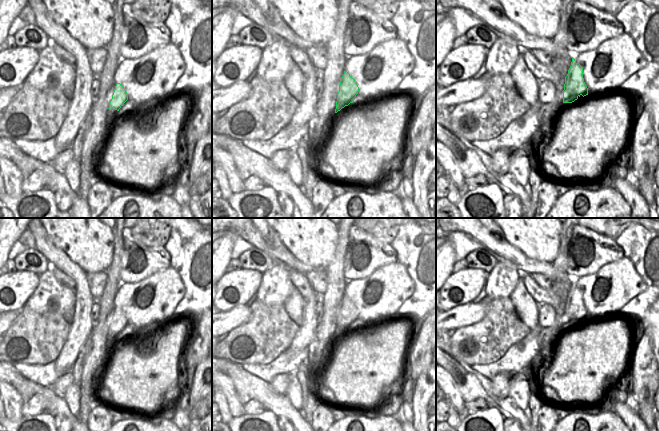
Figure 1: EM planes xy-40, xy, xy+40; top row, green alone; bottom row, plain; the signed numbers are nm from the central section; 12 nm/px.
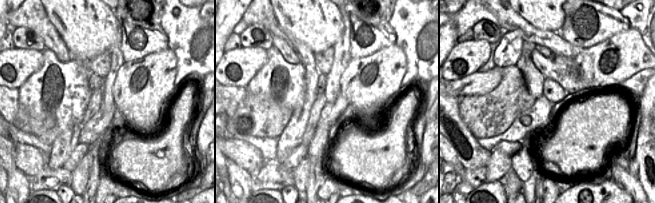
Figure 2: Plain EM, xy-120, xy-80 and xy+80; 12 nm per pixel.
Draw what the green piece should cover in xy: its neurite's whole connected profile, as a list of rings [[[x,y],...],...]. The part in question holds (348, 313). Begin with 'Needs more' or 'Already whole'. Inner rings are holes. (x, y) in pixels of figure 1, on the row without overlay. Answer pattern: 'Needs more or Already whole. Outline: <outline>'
Already whole. Outline: [[[344,295],[340,305],[339,316],[337,317],[335,337],[345,330],[348,330],[350,327],[353,327],[358,316],[359,311],[357,307],[347,295]]]

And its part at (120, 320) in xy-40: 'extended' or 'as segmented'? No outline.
as segmented

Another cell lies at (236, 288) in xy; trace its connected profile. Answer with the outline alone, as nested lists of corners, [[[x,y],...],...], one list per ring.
[[[240,269],[225,273],[216,283],[216,295],[212,307],[216,311],[228,311],[238,305],[248,305],[256,295],[263,278],[257,270]]]

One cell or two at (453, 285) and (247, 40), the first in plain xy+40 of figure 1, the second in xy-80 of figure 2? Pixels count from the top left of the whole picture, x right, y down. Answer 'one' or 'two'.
two

